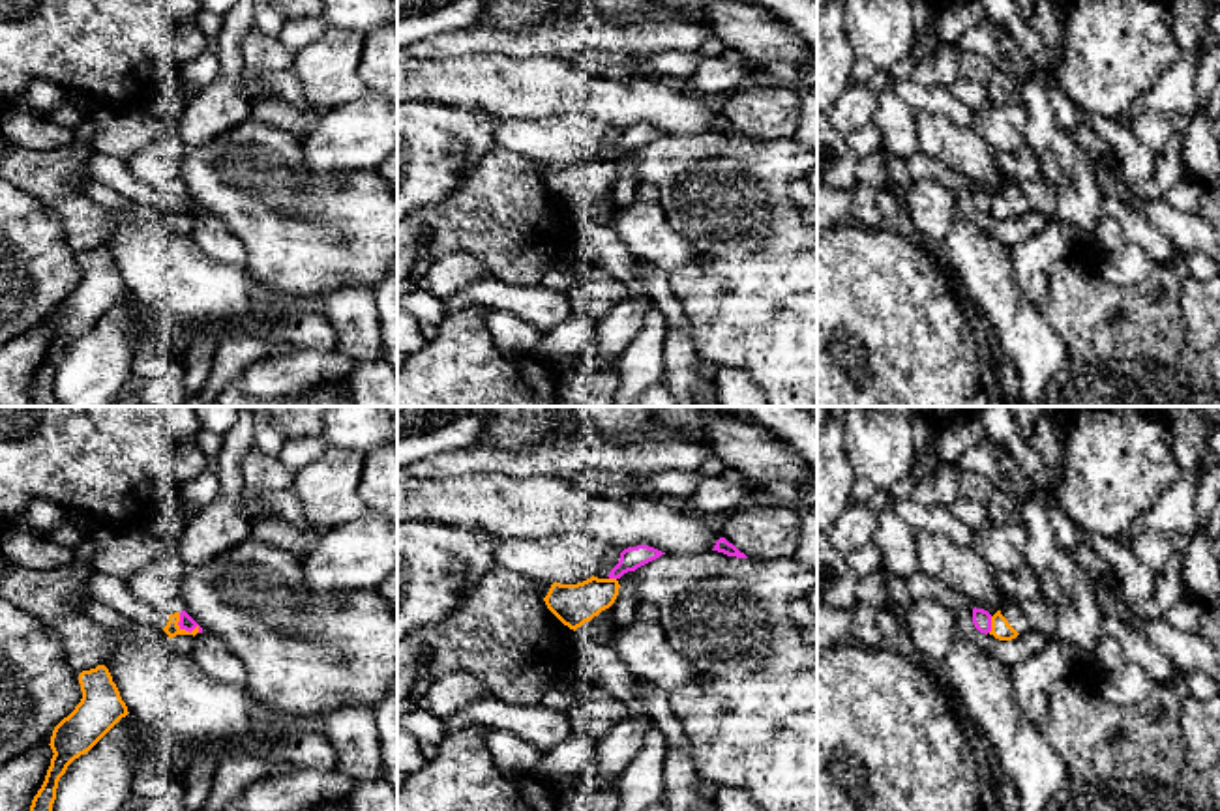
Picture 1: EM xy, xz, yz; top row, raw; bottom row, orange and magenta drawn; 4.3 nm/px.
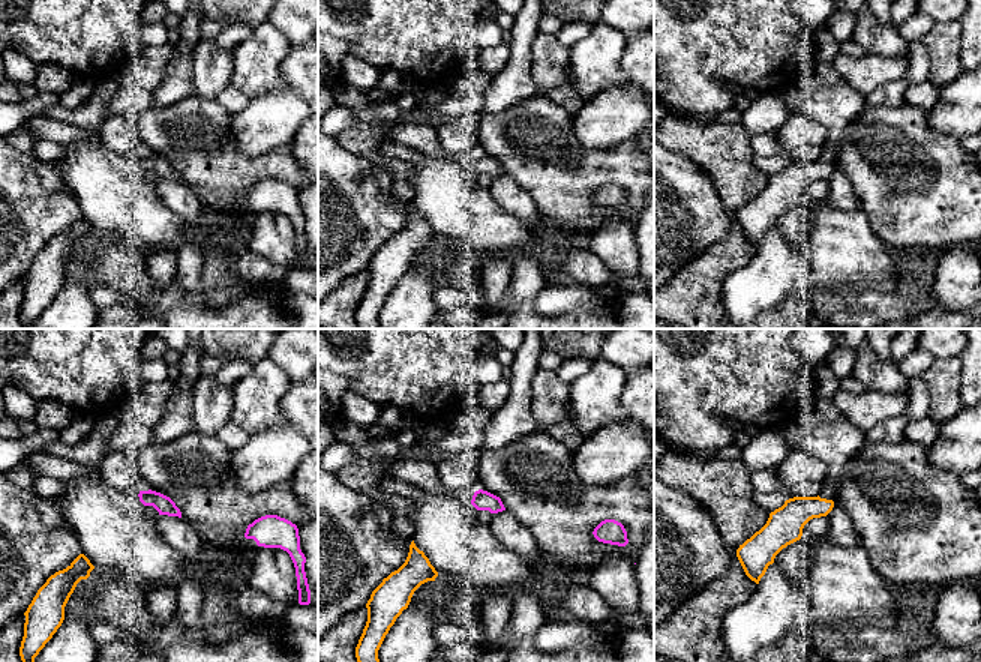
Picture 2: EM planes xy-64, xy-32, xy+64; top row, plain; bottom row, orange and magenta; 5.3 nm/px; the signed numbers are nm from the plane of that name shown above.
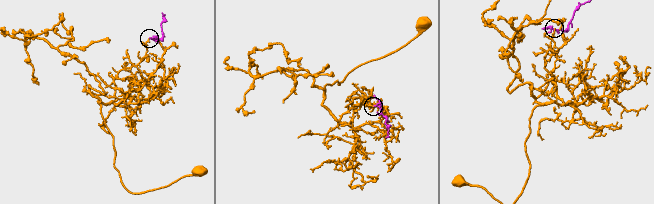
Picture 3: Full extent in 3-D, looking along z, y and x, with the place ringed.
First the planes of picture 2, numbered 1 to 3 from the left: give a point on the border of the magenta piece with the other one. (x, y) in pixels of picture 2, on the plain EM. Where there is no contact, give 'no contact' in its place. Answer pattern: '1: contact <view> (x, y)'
1: no contact
2: no contact
3: no contact

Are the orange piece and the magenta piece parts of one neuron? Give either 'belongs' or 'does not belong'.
does not belong

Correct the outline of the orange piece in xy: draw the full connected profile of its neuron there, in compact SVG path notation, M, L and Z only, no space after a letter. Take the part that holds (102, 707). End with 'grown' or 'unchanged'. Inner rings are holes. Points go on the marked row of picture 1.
M105 665L79 674L81 702L52 730L52 759L45 781L32 800L30 811L52 811L60 777L67 766L88 753L122 717L127 706Z; unchanged

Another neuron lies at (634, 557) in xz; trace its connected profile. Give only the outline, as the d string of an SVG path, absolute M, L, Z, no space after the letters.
M648 545L628 547L620 553L618 564L611 569L607 577L620 579L624 573L635 571L637 568L660 558L662 554L665 553Z

